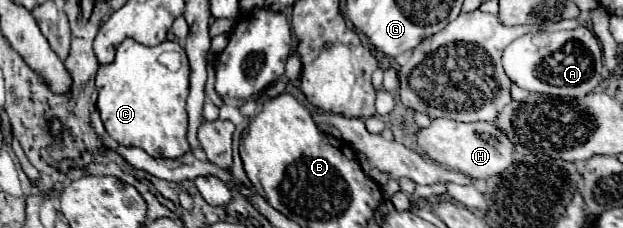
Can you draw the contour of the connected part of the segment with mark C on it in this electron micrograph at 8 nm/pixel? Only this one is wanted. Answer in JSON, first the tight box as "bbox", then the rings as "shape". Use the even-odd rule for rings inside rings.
{"bbox":[96,39,188,159],"shape":[[[124,39],[124,43],[116,51],[116,59],[112,65],[100,67],[96,77],[98,87],[97,109],[100,109],[102,123],[106,133],[116,139],[120,145],[126,147],[142,147],[152,157],[168,157],[176,159],[188,153],[186,129],[188,129],[188,115],[186,115],[186,97],[188,97],[188,59],[184,55],[184,47],[178,41],[164,41],[156,47],[146,47],[136,43],[134,39]],[[164,51],[176,51],[180,55],[180,69],[170,71],[166,65],[158,61]]]}

